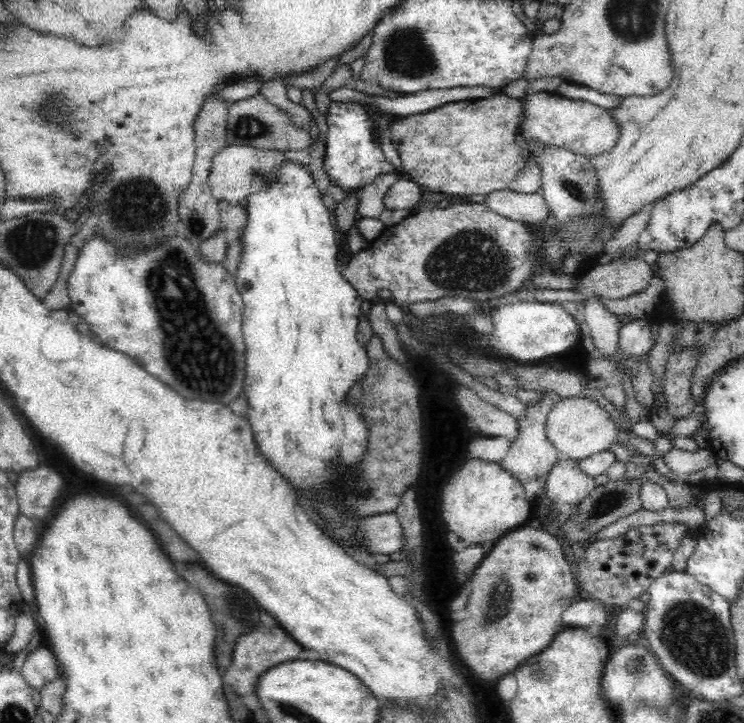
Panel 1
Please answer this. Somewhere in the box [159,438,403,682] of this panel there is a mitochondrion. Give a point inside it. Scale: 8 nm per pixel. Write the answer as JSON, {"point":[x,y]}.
{"point":[353,486]}

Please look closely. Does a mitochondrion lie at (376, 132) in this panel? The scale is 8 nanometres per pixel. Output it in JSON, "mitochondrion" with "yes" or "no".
{"mitochondrion":"no"}

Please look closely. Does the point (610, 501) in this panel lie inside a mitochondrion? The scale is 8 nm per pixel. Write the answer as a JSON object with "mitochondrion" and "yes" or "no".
{"mitochondrion":"yes"}

